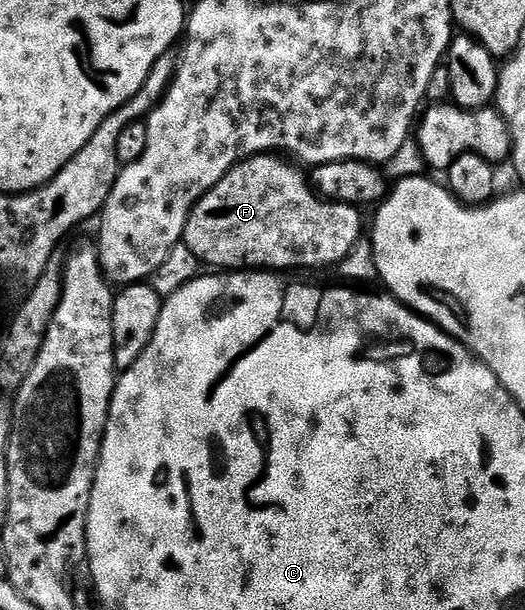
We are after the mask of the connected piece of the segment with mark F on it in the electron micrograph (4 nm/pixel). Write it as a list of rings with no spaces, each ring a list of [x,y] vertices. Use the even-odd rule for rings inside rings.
[[[281,155],[248,157],[246,161],[238,161],[232,171],[216,187],[204,193],[187,219],[187,227],[185,228],[185,236],[183,238],[183,244],[197,256],[198,262],[205,264],[206,261],[207,264],[213,265],[209,267],[217,271],[301,271],[297,269],[325,269],[328,265],[333,265],[333,267],[340,266],[342,259],[357,246],[358,241],[362,240],[362,210],[355,205],[344,205],[338,201],[326,201],[325,198],[318,197],[310,178],[306,174],[304,177],[300,173],[302,170],[296,164],[293,164],[293,166],[288,165],[288,163],[293,164]]]

